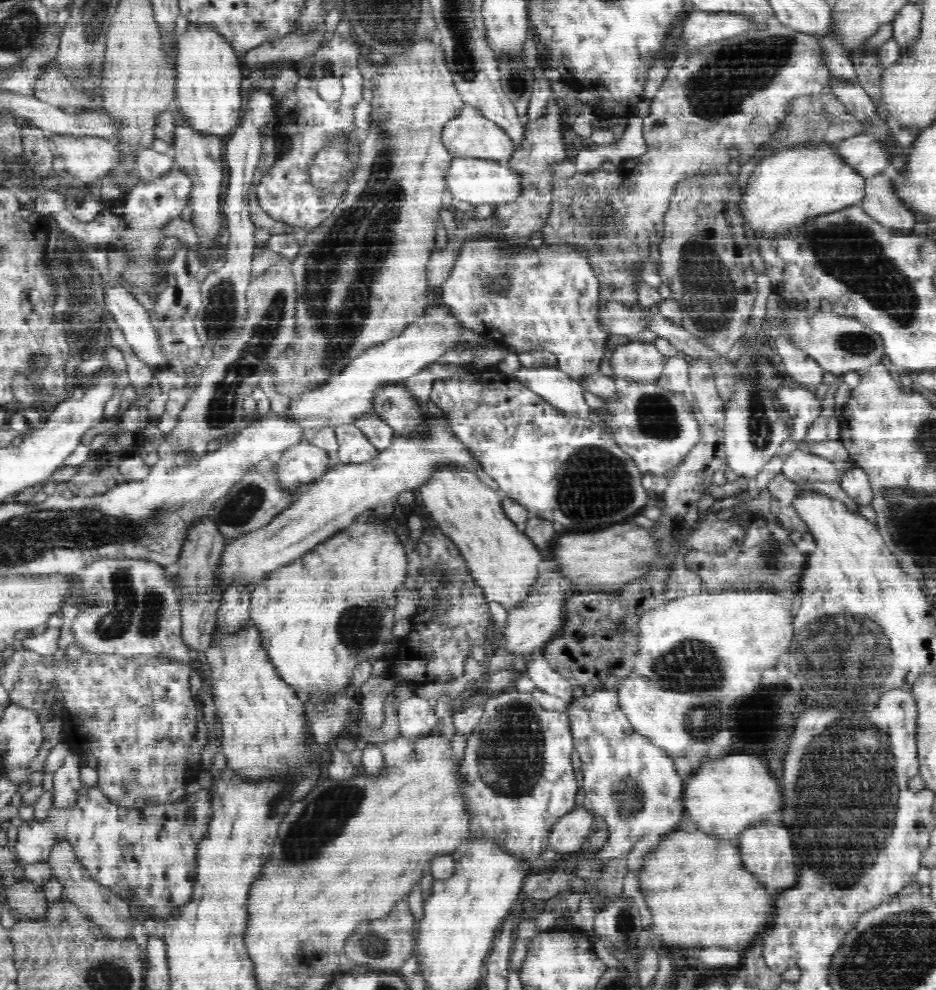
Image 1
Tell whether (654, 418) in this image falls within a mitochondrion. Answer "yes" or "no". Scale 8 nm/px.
yes

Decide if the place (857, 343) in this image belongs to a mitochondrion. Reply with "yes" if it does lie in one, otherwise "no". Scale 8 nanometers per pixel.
yes

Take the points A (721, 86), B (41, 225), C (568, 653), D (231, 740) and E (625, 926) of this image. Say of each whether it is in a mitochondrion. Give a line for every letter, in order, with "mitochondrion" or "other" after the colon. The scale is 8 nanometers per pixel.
A: mitochondrion
B: other
C: other
D: other
E: mitochondrion

